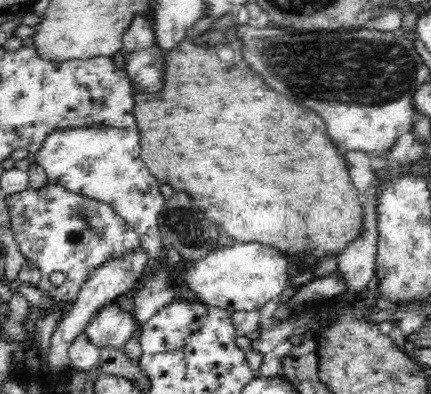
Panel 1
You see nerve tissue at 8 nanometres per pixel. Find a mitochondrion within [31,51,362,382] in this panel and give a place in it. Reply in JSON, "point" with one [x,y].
{"point":[182,222]}

